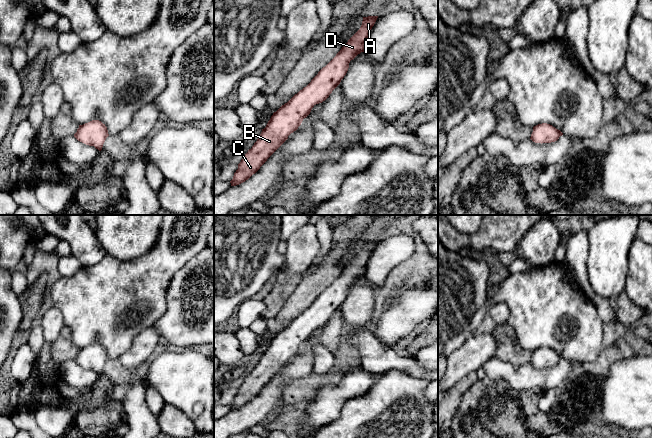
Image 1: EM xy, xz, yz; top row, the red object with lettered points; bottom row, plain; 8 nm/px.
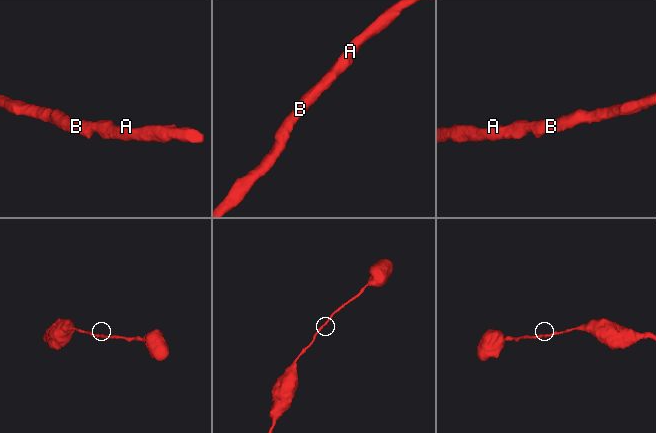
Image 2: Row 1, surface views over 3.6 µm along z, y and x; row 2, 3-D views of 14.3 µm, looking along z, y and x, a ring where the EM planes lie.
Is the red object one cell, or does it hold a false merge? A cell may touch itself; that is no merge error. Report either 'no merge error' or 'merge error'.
no merge error

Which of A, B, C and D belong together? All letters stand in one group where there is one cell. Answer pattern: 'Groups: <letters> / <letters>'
Groups: A B C D

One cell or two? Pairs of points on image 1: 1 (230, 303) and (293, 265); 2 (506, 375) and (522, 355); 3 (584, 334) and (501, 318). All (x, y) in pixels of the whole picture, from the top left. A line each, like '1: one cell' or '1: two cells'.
1: two cells
2: two cells
3: two cells

